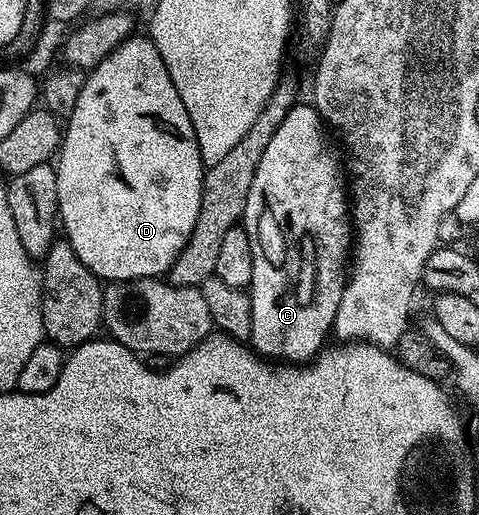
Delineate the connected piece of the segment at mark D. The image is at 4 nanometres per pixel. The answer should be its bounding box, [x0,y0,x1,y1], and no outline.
[54,38,206,282]

